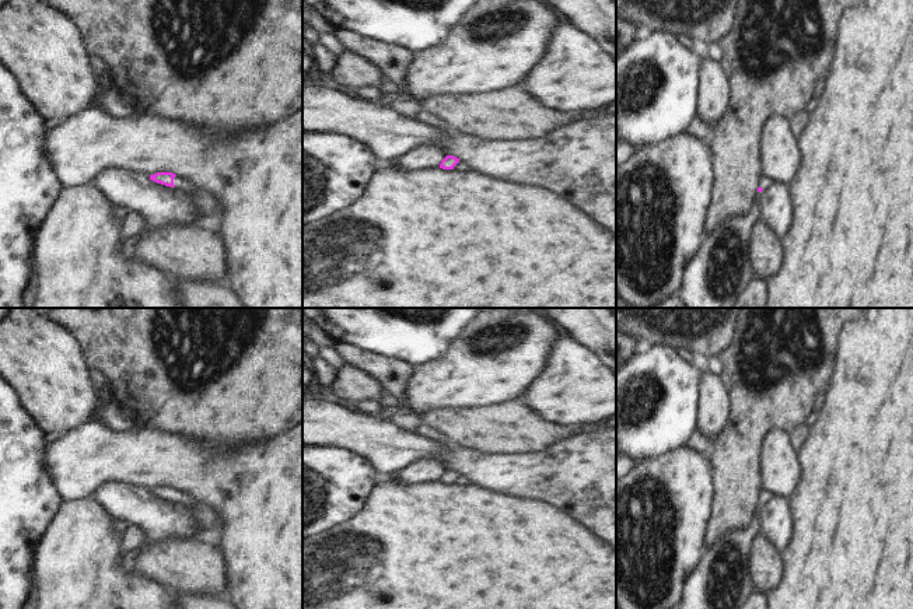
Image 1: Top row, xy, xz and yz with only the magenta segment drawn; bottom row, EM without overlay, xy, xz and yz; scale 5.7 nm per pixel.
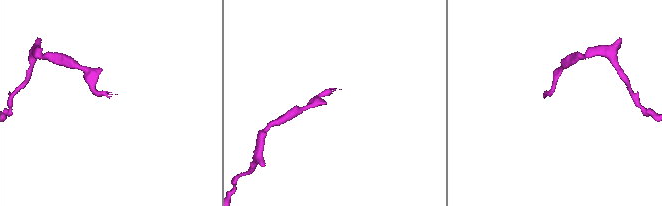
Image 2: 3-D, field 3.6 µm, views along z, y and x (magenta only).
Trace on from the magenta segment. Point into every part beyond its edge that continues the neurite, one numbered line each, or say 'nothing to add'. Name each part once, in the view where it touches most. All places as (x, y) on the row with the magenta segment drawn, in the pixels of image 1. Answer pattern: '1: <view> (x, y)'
1: xy (207, 213).

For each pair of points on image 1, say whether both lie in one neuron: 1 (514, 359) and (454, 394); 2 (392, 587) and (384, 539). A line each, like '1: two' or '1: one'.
1: one
2: one

